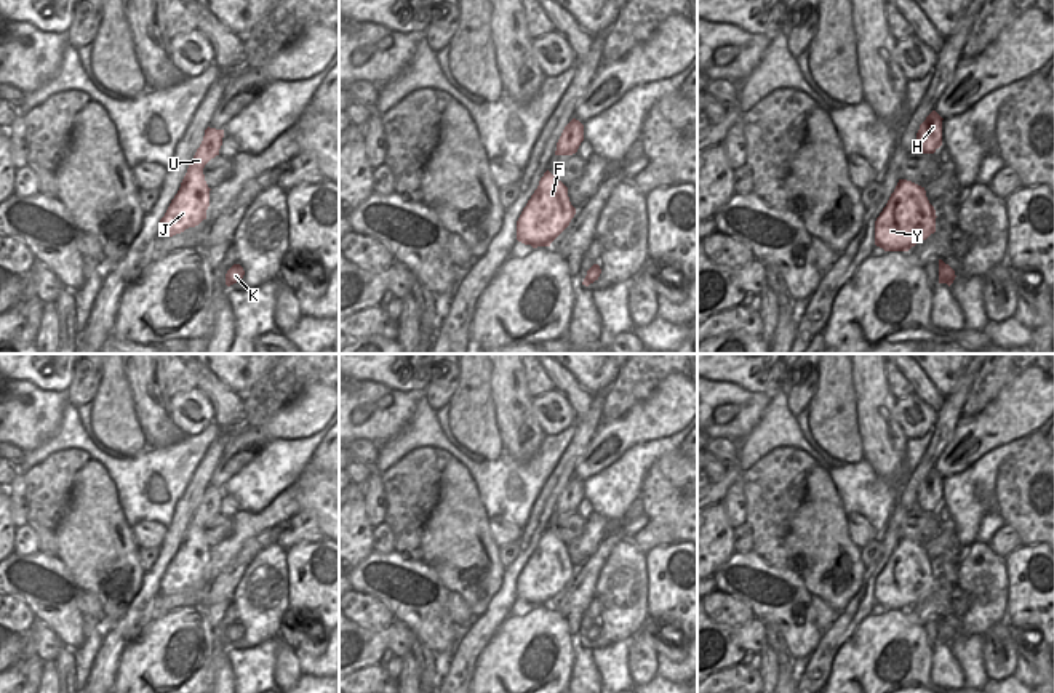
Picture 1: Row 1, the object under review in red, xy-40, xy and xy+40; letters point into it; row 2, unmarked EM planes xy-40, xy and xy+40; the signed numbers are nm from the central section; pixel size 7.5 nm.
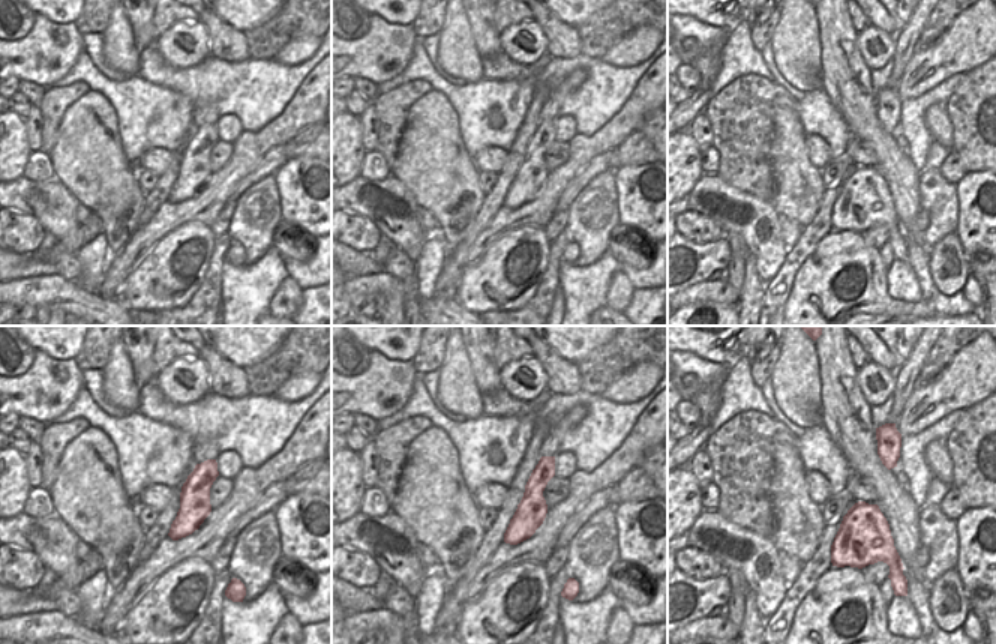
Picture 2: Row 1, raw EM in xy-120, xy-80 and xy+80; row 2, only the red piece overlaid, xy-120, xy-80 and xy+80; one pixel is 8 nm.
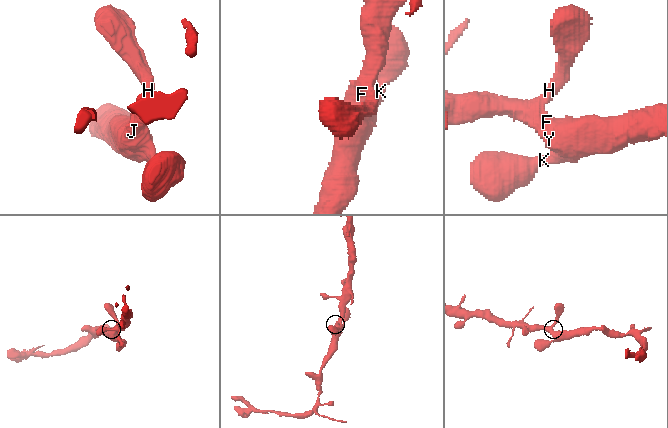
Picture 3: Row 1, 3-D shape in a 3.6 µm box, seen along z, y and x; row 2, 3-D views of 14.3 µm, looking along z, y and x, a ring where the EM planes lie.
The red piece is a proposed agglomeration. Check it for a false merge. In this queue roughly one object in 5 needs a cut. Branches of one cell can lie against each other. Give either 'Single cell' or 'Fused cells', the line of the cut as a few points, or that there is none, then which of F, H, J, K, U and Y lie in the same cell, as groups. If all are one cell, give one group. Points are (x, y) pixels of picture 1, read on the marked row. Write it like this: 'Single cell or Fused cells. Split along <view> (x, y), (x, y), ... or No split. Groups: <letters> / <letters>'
Single cell. No split. Groups: F H J K U Y

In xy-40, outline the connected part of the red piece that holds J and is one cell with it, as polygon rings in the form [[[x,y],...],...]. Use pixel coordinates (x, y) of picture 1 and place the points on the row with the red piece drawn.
[[[206,128],[203,141],[197,149],[181,187],[171,200],[165,216],[160,219],[160,235],[173,237],[206,219],[210,206],[210,187],[205,181],[205,165],[219,155],[224,130]]]

